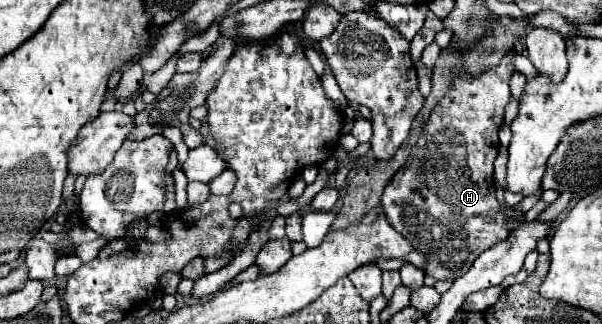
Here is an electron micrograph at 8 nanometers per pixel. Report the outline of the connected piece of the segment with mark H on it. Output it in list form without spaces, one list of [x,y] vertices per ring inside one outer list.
[[[513,52],[503,58],[503,72],[487,70],[469,80],[463,76],[453,80],[453,88],[433,108],[405,166],[385,186],[381,204],[389,222],[427,256],[425,274],[435,280],[459,278],[481,252],[511,232],[507,228],[511,218],[503,214],[493,186],[493,162],[499,150],[497,130],[511,98],[511,58]]]

